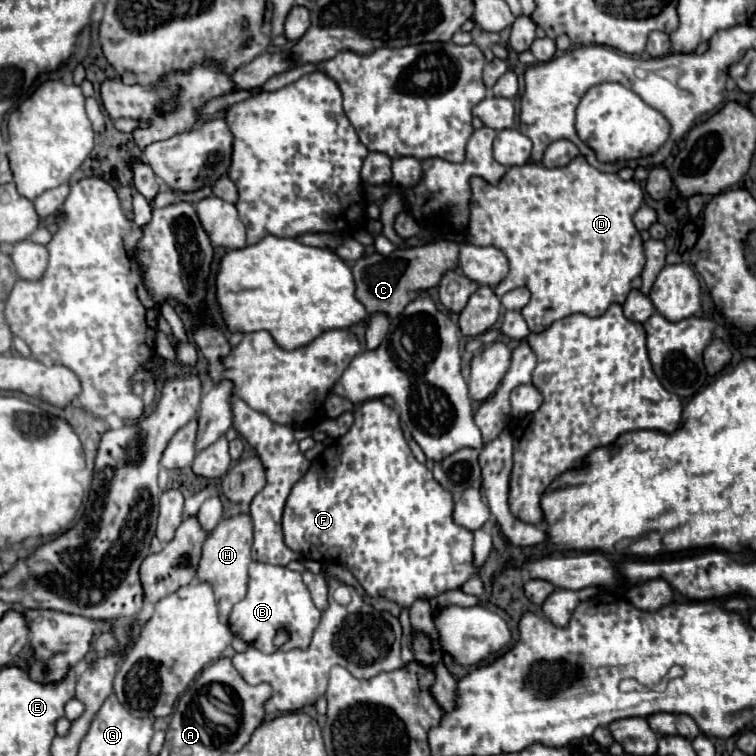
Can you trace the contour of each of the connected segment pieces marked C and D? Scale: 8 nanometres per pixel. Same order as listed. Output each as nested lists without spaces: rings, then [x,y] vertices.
[[[433,240],[419,248],[395,250],[395,254],[391,256],[383,256],[379,252],[367,254],[351,264],[355,278],[355,296],[363,306],[367,306],[369,316],[375,312],[383,312],[389,318],[399,316],[403,308],[409,304],[409,300],[437,286],[443,272],[457,268],[457,252],[457,244],[447,240]]]
[[[577,156],[577,158],[573,158],[569,162],[569,166],[553,168],[553,170],[551,168],[539,168],[539,164],[535,164],[535,162],[527,162],[523,166],[511,166],[497,186],[491,186],[483,178],[473,178],[471,180],[471,190],[473,190],[473,196],[471,196],[471,202],[469,202],[471,218],[469,218],[467,242],[475,244],[475,246],[495,246],[507,256],[509,274],[503,280],[505,284],[531,284],[529,286],[531,300],[521,310],[521,314],[523,314],[523,318],[525,318],[531,332],[543,332],[555,320],[561,320],[561,318],[571,316],[575,312],[581,312],[581,314],[587,314],[587,316],[601,316],[613,302],[615,304],[625,302],[625,298],[627,298],[627,294],[631,290],[631,280],[641,274],[641,268],[645,264],[645,256],[643,256],[643,248],[641,248],[641,236],[639,236],[639,232],[637,232],[637,228],[633,226],[633,220],[631,220],[633,212],[643,204],[643,196],[645,196],[643,188],[635,180],[623,182],[617,174],[603,174],[603,172],[595,170],[593,166],[589,166],[583,156]]]

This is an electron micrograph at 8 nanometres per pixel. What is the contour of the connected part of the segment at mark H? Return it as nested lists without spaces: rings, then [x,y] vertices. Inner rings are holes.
[[[239,514],[235,518],[221,520],[217,528],[207,536],[203,544],[203,554],[197,568],[197,580],[211,584],[215,600],[219,604],[219,620],[227,624],[231,608],[245,598],[249,584],[249,562],[251,562],[251,544],[253,544],[253,522],[249,514]]]

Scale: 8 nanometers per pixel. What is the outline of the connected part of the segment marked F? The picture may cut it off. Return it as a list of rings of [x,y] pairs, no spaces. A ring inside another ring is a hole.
[[[367,400],[363,402],[361,406],[355,408],[355,422],[351,426],[351,430],[345,434],[345,438],[339,438],[337,442],[333,442],[329,448],[331,452],[323,452],[319,458],[313,460],[311,468],[307,470],[307,474],[295,482],[295,486],[291,488],[291,494],[285,502],[285,510],[283,510],[283,536],[285,536],[285,544],[293,550],[293,552],[299,552],[303,558],[309,558],[309,560],[317,560],[317,562],[337,562],[337,564],[343,564],[347,566],[355,578],[359,580],[359,584],[365,588],[365,592],[369,596],[385,596],[393,602],[397,602],[401,608],[409,608],[417,598],[433,598],[441,592],[447,592],[447,590],[455,590],[455,588],[461,588],[463,582],[477,574],[479,570],[473,568],[473,534],[467,530],[467,528],[461,528],[453,522],[451,514],[453,514],[453,498],[449,496],[449,492],[445,492],[435,480],[433,480],[433,474],[431,470],[427,470],[427,466],[419,464],[415,460],[415,456],[411,454],[411,448],[403,436],[403,430],[401,430],[401,424],[399,424],[399,414],[383,404],[381,400]]]

